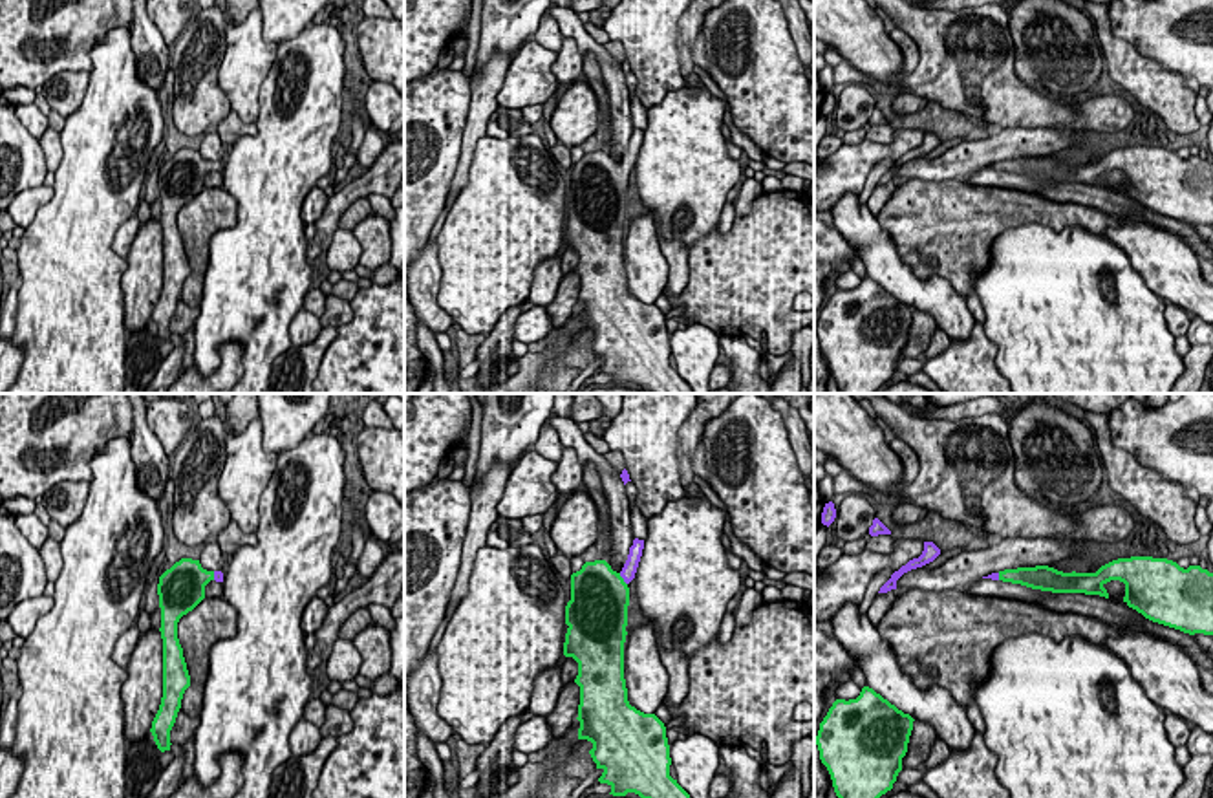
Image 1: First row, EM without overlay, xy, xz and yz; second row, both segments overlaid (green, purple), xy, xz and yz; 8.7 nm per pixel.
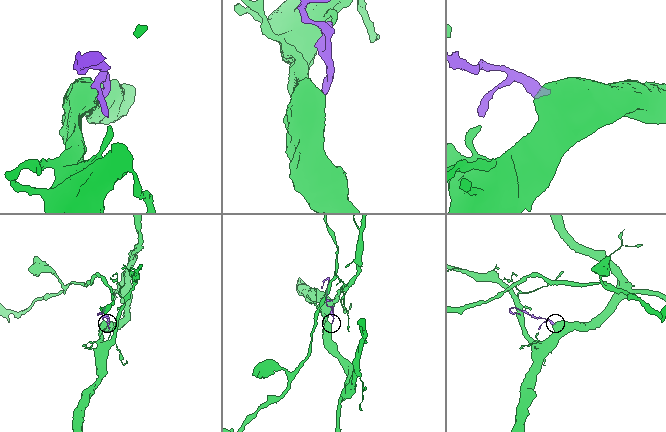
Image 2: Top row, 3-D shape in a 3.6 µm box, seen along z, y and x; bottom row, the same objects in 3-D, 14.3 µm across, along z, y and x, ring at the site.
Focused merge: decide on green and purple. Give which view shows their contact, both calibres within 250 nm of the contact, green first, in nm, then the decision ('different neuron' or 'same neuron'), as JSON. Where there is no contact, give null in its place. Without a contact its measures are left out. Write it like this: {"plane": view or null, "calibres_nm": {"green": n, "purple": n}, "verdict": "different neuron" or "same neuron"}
{"plane": "xz", "calibres_nm": {"green": 500, "purple": 130}, "verdict": "same neuron"}

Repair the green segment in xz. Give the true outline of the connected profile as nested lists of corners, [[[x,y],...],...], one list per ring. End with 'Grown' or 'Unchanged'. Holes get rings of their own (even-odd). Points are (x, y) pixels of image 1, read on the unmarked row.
[[[635,128],[629,137],[628,150],[620,163],[613,161],[606,150],[585,152],[580,161],[571,165],[571,190],[565,196],[565,232],[564,245],[573,247],[578,253],[578,265],[574,273],[580,276],[578,295],[578,329],[593,333],[589,340],[596,359],[602,359],[600,373],[611,377],[613,386],[626,386],[628,383],[639,384],[651,394],[693,394],[690,384],[670,366],[670,335],[666,328],[666,317],[655,304],[644,304],[629,295],[628,278],[624,269],[624,232],[628,216],[629,178],[635,168],[644,130]]]. Grown

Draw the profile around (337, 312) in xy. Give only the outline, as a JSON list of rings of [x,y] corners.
[[[333,293],[326,297],[326,309],[320,317],[322,328],[333,326],[344,326],[353,320],[353,309],[351,304],[340,297],[335,297]]]

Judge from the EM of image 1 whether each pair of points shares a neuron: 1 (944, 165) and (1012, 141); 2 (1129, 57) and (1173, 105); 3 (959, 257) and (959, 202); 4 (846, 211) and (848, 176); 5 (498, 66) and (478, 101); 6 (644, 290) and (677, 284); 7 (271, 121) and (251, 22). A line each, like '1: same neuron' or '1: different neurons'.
1: same neuron
2: same neuron
3: same neuron
4: different neurons
5: same neuron
6: different neurons
7: different neurons

